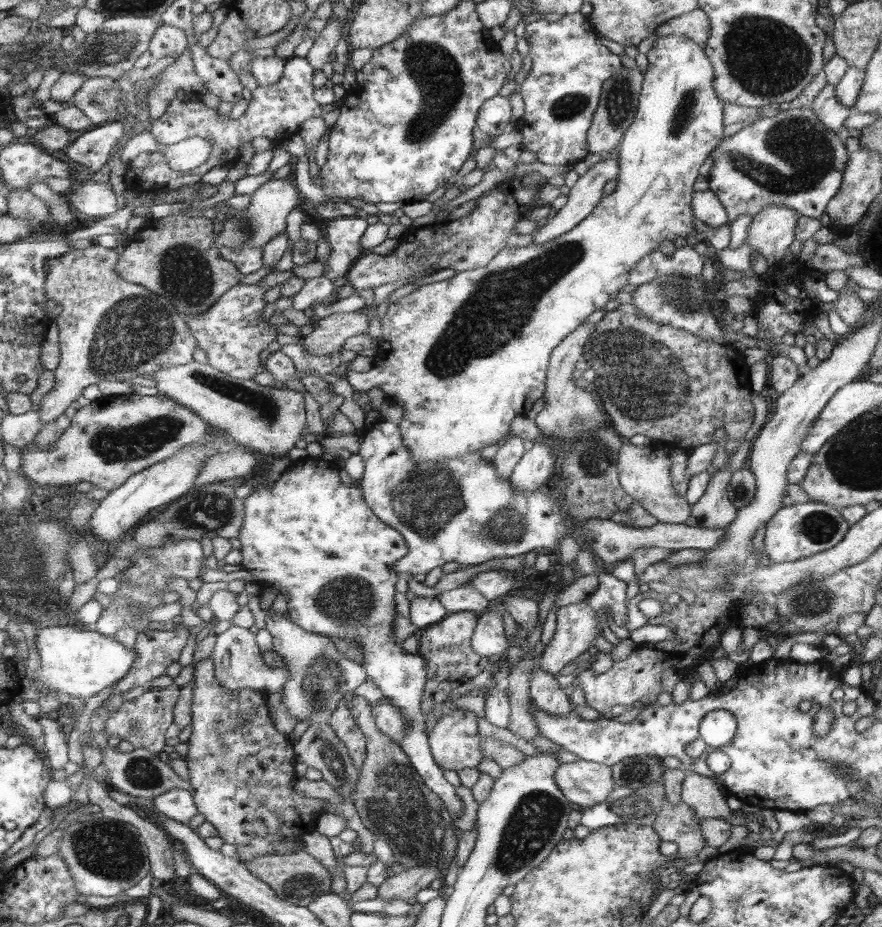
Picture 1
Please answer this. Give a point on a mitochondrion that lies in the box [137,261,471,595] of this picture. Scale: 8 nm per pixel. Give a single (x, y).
(429, 501)

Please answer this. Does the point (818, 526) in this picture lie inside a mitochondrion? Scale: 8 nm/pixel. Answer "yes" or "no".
yes

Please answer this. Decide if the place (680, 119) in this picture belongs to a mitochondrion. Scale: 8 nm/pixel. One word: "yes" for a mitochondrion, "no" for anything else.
yes

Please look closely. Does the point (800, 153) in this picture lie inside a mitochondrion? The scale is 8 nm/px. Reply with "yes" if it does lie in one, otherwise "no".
yes

